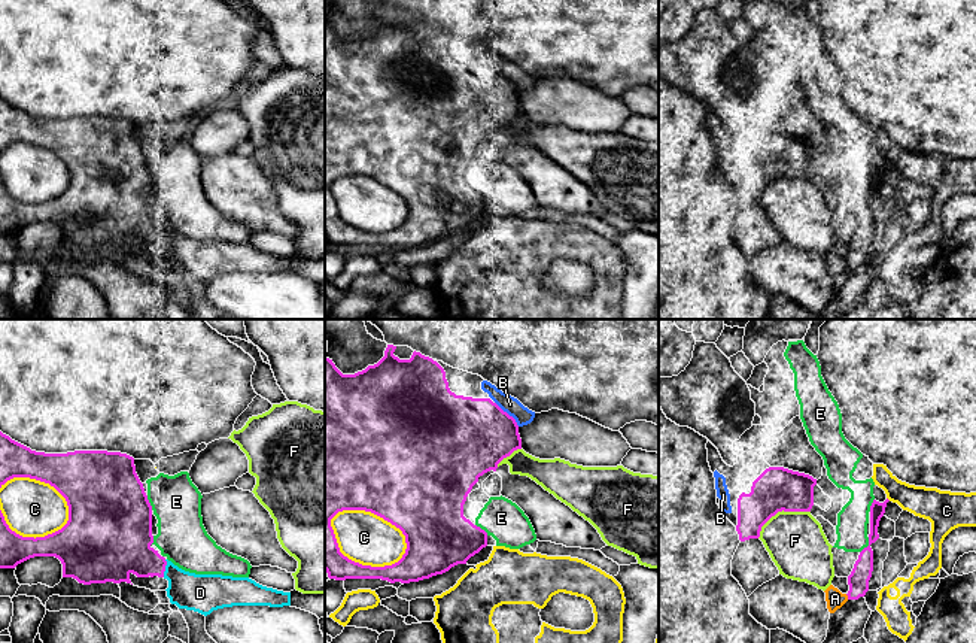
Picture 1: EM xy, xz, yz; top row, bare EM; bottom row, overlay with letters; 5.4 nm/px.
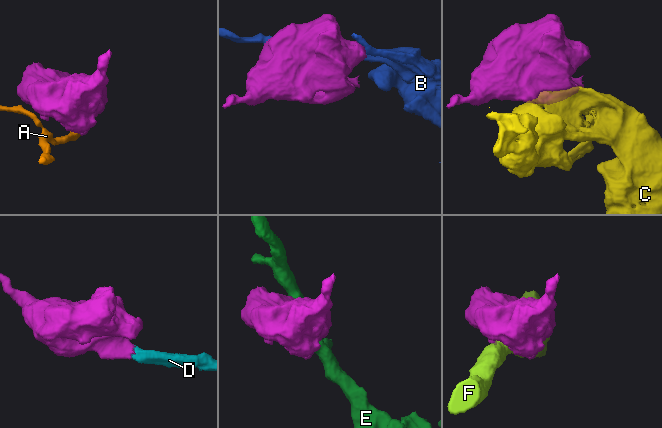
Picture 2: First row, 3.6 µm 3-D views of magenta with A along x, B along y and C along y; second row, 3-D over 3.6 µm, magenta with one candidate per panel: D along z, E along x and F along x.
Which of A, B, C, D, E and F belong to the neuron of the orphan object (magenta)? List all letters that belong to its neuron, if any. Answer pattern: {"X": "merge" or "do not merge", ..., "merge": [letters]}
{"A": "do not merge", "B": "do not merge", "C": "do not merge", "D": "merge", "E": "do not merge", "F": "do not merge", "merge": ["D"]}

